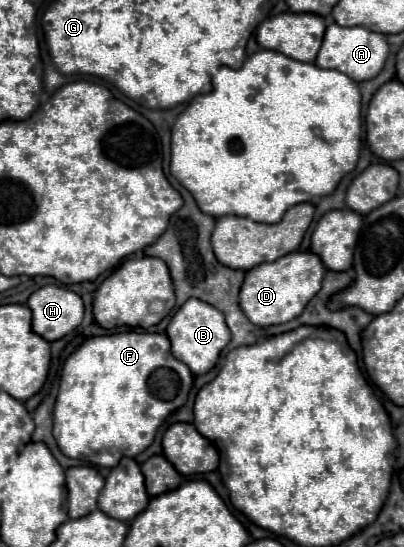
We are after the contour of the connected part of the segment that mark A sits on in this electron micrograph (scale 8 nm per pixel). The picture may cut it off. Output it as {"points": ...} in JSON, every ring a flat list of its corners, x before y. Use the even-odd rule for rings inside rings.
{"points":[[330,22,326,28,326,34,324,34,324,42,318,52,316,64,320,68,334,68,334,70,350,76,354,82,364,82,364,80,372,80,380,74,386,58,388,58,388,42,386,42,384,34,372,32,364,26,342,28,336,22]]}

